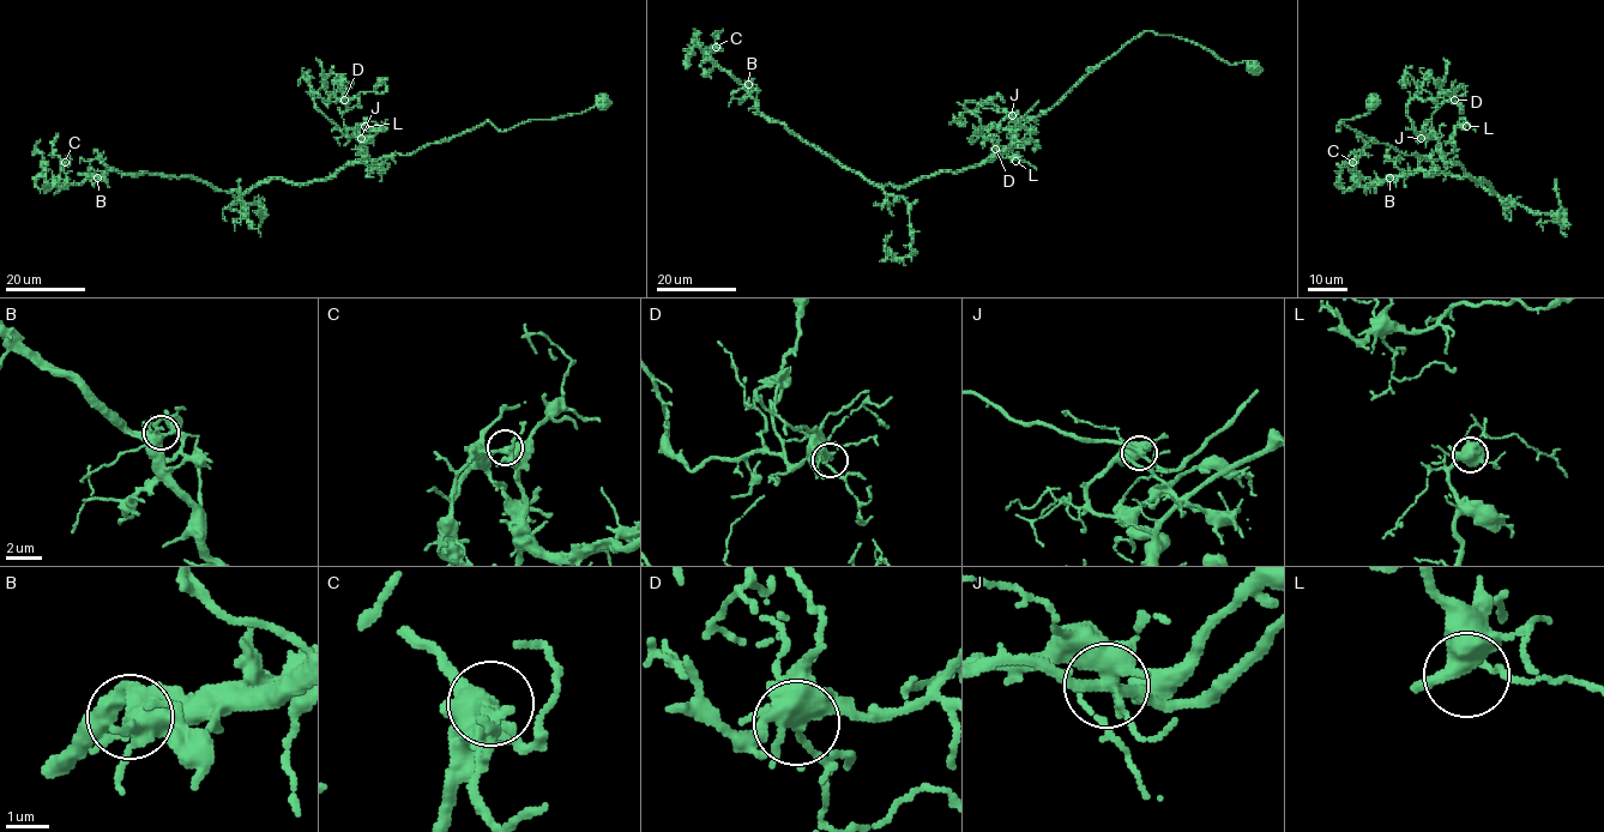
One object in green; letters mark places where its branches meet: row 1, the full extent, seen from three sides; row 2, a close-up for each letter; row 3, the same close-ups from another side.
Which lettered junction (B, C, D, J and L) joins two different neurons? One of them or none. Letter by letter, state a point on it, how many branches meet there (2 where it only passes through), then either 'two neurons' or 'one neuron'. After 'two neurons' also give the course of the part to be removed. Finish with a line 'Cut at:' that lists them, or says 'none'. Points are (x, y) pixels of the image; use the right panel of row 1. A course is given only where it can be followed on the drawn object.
B: (1390, 178) | 5 | one neuron
C: (1352, 162) | 4 | one neuron
D: (1454, 100) | 5 | one neuron
J: (1421, 138) | 5 | two neurons | (1421, 138), (1406, 106), (1416, 97), (1453, 98), (1449, 92), (1443, 92), (1455, 80)
L: (1466, 126) | 4 | one neuron
Cut at: J

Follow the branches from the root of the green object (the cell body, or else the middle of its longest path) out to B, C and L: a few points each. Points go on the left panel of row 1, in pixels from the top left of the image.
B: (601, 103), (502, 131), (486, 122), (301, 185), (271, 179), (240, 192), (190, 176), (108, 170), (97, 178)
C: (601, 103), (502, 131), (486, 122), (411, 154), (243, 192), (116, 170), (59, 186), (65, 162)
L: (601, 103), (502, 131), (486, 122), (411, 154), (373, 161), (361, 154), (359, 130), (365, 126)

